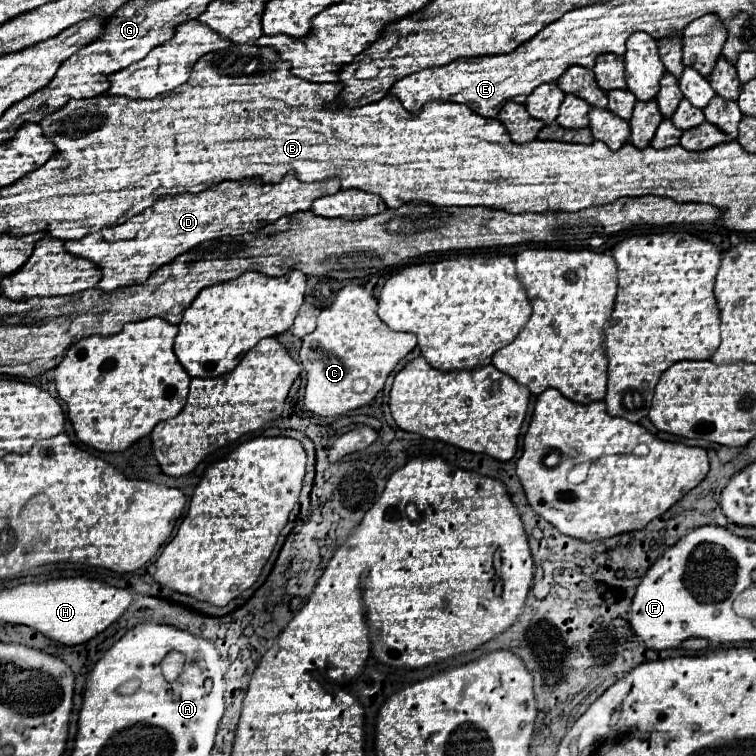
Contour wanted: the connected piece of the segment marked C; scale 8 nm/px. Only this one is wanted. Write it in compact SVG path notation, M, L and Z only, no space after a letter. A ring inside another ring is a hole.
M347 284L337 292L335 302L319 314L317 328L303 338L301 346L301 364L307 372L305 386L305 406L307 410L319 416L341 416L349 410L355 410L375 398L379 390L383 390L387 376L393 372L397 362L405 358L417 344L415 334L389 330L377 316L377 300L373 294L367 294L359 284Z

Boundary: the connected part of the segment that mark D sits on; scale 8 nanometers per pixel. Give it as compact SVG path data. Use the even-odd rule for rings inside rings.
M287 174L277 184L253 182L219 182L199 194L163 196L145 212L129 218L127 222L99 232L87 234L81 240L67 240L65 250L75 258L87 258L101 270L97 288L103 292L117 290L127 284L143 284L153 270L173 262L179 254L199 246L205 240L221 236L238 236L253 232L285 214L309 210L315 198L339 192L339 180L305 184L293 174Z

